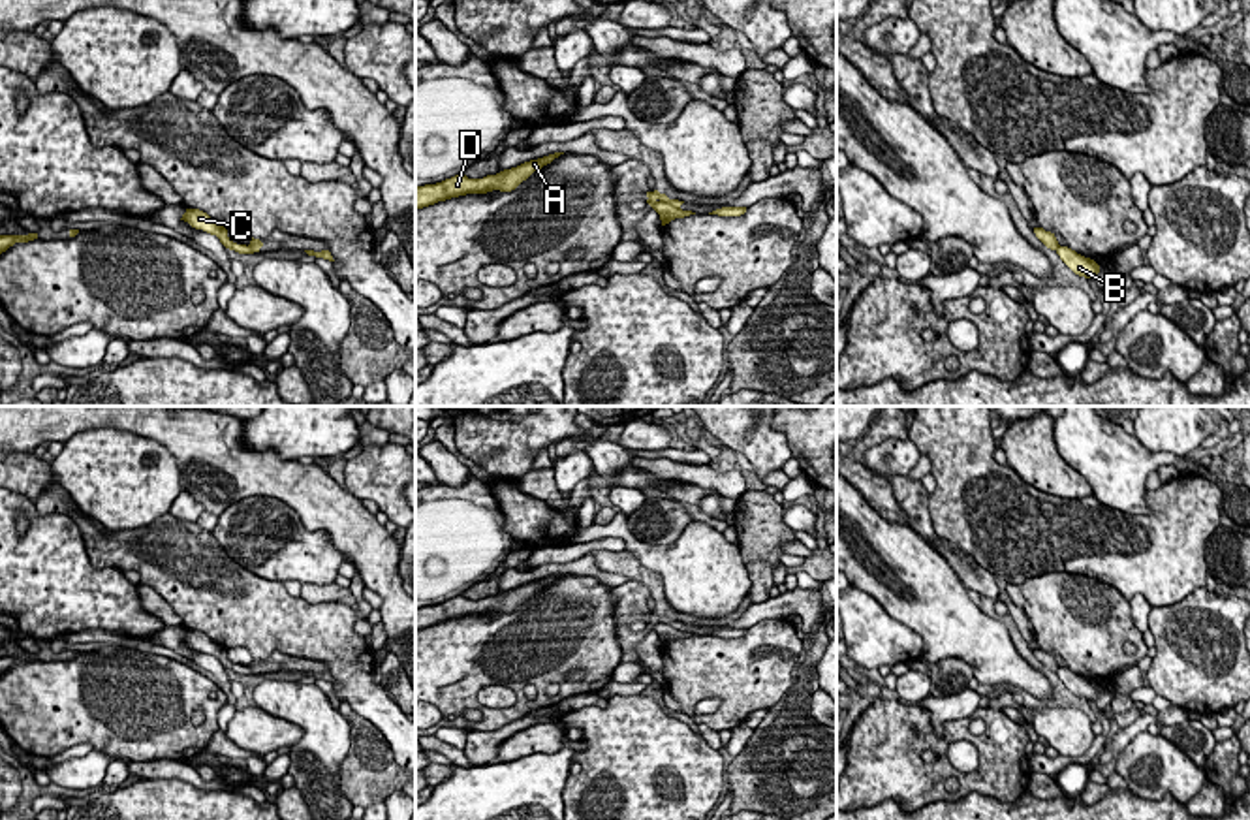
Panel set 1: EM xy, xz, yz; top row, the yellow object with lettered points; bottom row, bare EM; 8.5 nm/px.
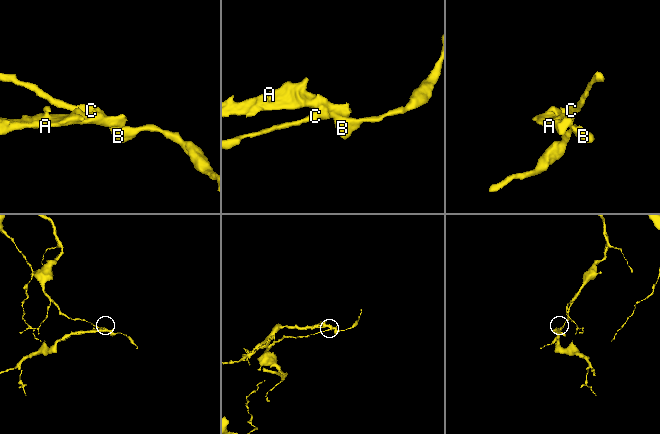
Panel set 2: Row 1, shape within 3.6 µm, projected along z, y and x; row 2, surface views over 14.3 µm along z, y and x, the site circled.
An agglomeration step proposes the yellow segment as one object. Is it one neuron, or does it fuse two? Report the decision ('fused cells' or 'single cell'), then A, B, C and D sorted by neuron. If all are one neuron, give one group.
fused cells | A D / B C

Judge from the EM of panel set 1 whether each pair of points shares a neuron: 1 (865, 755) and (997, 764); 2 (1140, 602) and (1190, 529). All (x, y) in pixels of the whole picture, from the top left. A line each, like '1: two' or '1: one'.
1: one
2: two

